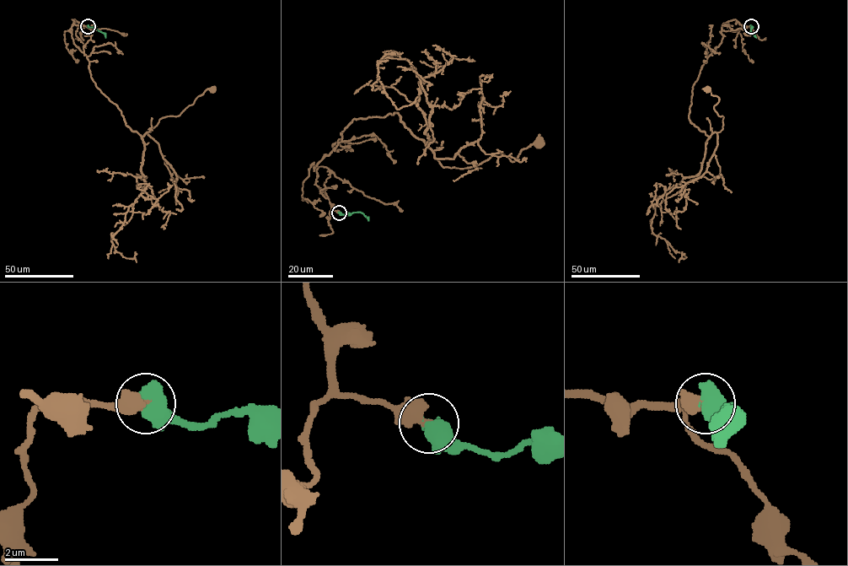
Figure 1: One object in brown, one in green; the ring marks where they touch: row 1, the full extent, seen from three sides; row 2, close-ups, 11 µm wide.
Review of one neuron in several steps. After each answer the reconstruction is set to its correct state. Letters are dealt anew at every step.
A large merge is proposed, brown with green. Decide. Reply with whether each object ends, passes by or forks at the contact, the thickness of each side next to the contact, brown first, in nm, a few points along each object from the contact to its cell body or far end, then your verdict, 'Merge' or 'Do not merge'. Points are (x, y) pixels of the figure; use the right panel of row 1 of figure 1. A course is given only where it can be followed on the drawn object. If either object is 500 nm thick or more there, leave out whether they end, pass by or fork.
Thickness 360 nm (brown) against 800 nm. Course of brown: (750, 26), (723, 24), (721, 42), (693, 86), (689, 120), (709, 137), (722, 129), (723, 117), (707, 88). Course of green: (750, 26), (750, 31), (756, 37). Merge

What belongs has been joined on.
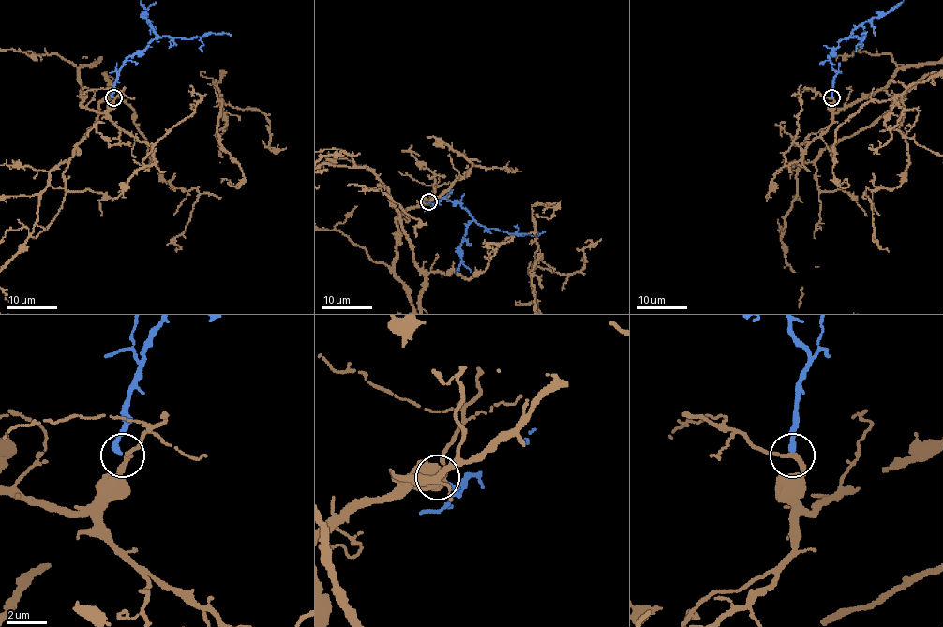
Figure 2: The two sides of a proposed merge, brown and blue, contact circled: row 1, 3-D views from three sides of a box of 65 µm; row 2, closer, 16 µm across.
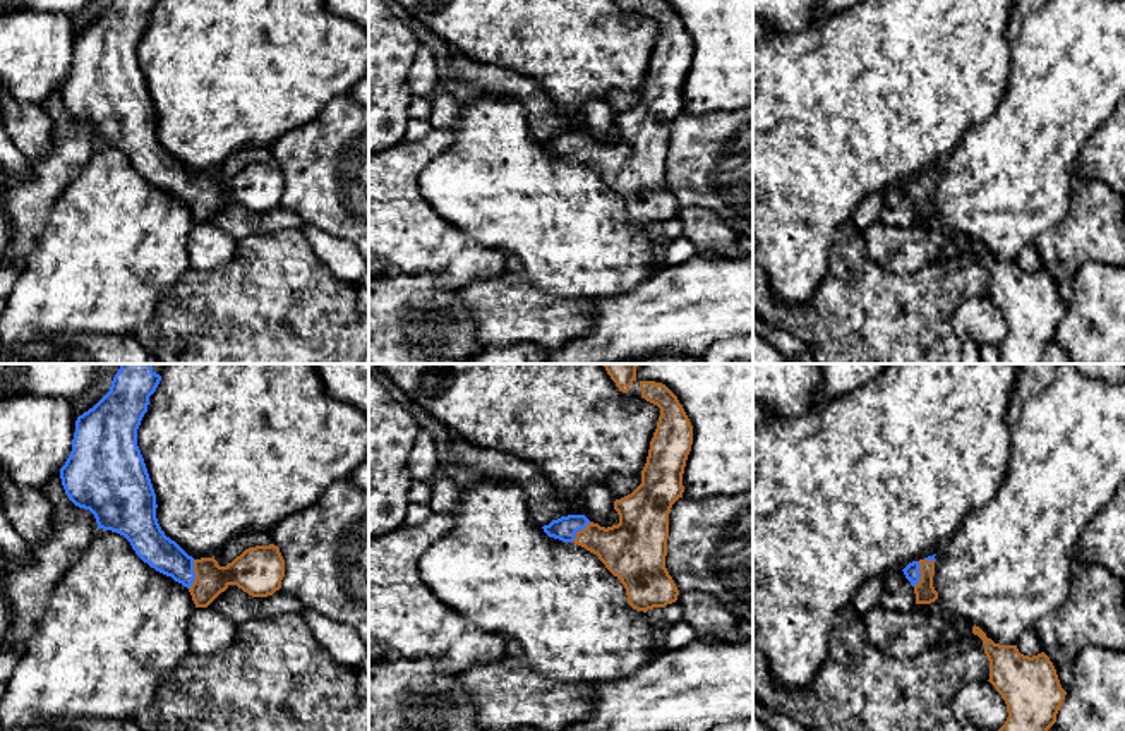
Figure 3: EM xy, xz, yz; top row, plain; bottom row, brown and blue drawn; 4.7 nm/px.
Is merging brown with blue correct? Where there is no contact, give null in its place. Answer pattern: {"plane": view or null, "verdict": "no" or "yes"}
{"plane": "xy", "verdict": "yes"}

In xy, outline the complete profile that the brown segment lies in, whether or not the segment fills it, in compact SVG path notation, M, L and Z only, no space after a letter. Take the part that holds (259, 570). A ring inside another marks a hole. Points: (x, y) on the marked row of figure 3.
M120 364L110 391L77 417L72 451L60 468L65 494L75 506L94 515L98 529L123 535L144 563L187 587L196 607L208 607L230 585L252 597L273 595L281 589L285 577L285 559L278 546L249 547L226 566L220 566L214 556L194 559L161 530L156 518L156 494L137 446L137 429L147 412L149 396L161 381L153 366Z

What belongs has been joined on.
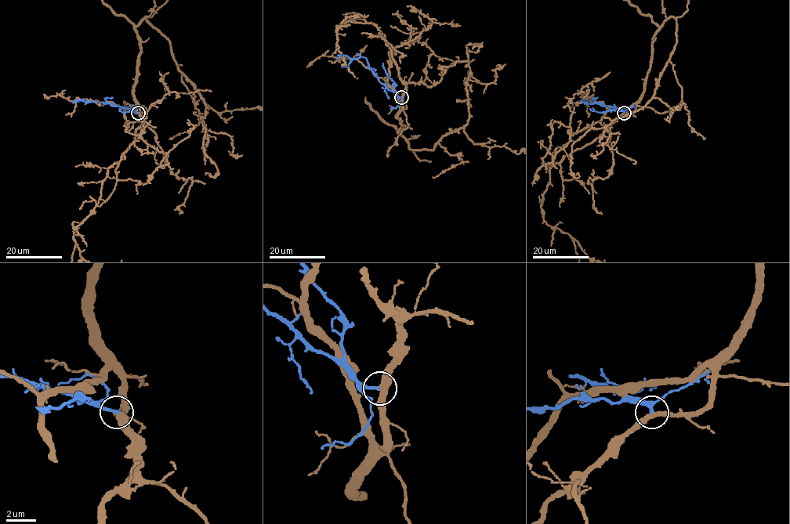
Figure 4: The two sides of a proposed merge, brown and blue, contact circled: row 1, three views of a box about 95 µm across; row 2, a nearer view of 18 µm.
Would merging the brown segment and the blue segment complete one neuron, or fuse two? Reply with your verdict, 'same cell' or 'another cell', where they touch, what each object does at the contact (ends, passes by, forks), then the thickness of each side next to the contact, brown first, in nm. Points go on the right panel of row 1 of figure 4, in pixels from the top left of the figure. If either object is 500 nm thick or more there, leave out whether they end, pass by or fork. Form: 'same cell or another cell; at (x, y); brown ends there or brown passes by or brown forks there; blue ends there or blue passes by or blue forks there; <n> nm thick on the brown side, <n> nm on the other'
another cell; at (624, 113); brown passes by; blue ends there; 400 nm thick on the brown side, 240 nm on the other

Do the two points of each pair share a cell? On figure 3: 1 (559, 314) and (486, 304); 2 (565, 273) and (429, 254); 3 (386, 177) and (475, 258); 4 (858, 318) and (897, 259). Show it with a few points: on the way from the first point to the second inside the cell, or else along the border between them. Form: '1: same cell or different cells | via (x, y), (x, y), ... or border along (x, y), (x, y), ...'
1: same cell | via (541, 314), (505, 309)
2: different cells | border along (470, 237), (508, 256)
3: same cell | via (400, 201), (451, 253)
4: different cells | border along (863, 241), (887, 270), (914, 273), (930, 265)

